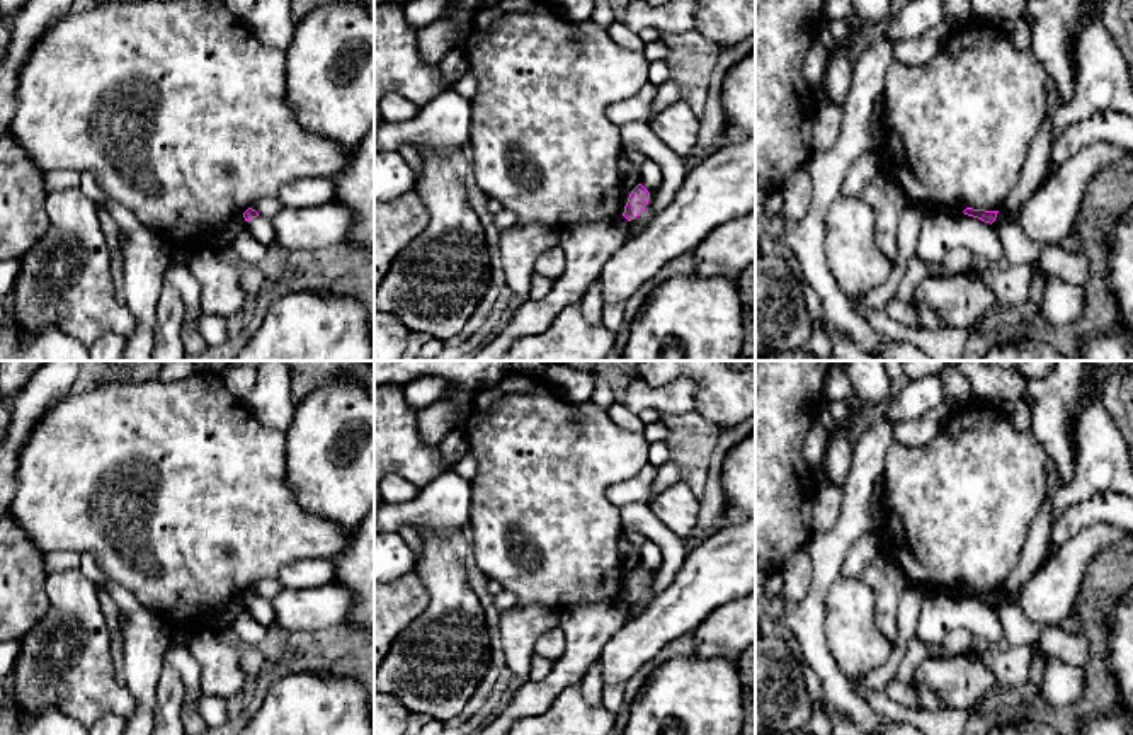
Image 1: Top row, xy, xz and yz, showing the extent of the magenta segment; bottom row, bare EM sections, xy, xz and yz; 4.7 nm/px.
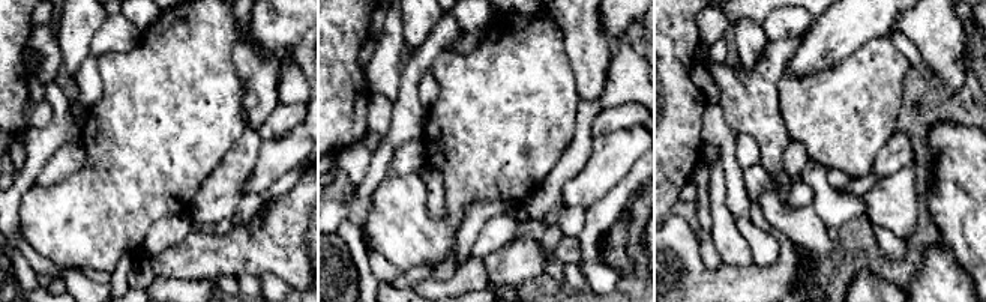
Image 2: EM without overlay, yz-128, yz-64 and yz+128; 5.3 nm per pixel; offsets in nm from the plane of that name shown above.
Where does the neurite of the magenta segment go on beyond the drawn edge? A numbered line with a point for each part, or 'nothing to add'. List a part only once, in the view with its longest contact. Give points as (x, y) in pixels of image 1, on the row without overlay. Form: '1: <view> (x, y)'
nothing to add

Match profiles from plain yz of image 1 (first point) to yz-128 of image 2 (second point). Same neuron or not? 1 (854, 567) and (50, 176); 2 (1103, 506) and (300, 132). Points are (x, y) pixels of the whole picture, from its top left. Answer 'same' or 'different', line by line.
1: same
2: different

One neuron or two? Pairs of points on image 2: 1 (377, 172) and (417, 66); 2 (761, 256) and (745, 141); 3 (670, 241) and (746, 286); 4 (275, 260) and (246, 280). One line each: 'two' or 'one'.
1: one
2: two
3: one
4: two

